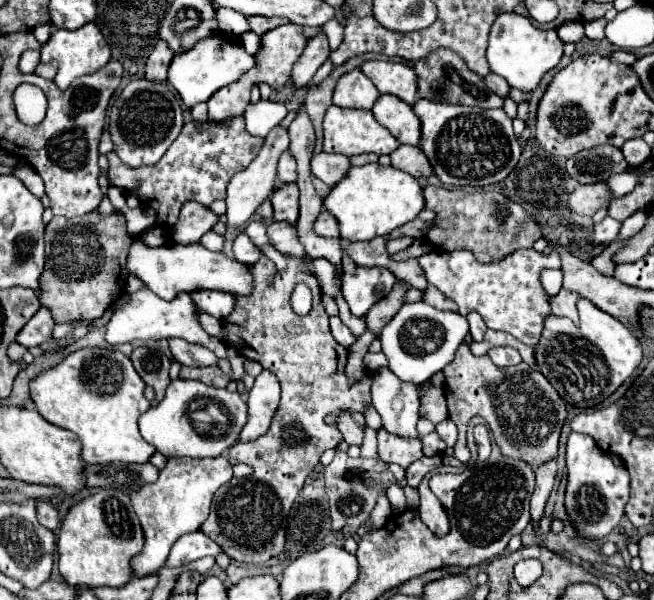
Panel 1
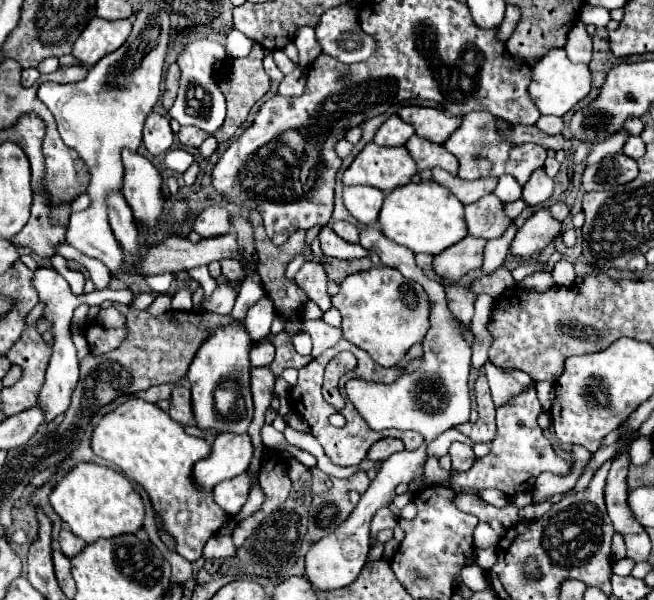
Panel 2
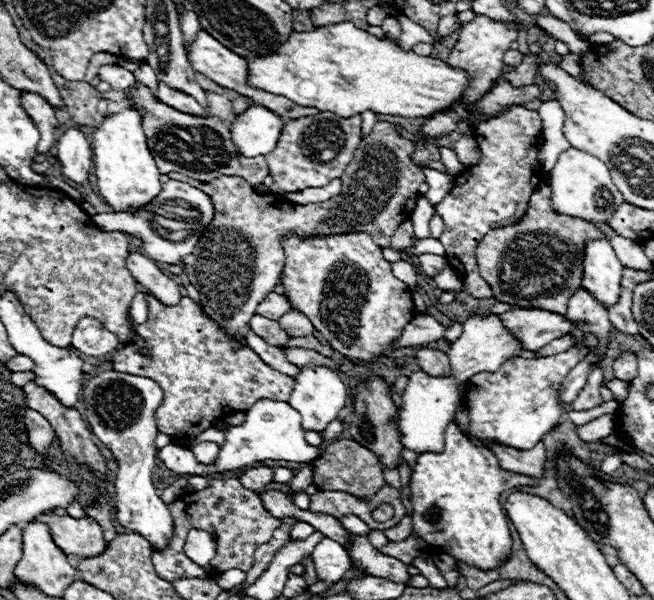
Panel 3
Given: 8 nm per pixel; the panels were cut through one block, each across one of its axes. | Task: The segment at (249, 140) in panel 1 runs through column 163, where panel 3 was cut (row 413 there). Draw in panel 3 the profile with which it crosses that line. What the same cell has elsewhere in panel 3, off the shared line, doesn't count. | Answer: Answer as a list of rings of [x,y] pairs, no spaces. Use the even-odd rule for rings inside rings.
[[[148,296],[148,320],[138,324],[138,334],[150,346],[152,356],[140,356],[130,346],[112,354],[112,366],[118,372],[146,376],[164,390],[164,402],[156,412],[160,432],[184,440],[212,428],[214,420],[234,410],[248,410],[262,398],[288,402],[294,390],[294,378],[270,368],[246,344],[240,346],[228,338],[224,328],[206,316],[200,306],[184,296],[178,306],[166,306]]]

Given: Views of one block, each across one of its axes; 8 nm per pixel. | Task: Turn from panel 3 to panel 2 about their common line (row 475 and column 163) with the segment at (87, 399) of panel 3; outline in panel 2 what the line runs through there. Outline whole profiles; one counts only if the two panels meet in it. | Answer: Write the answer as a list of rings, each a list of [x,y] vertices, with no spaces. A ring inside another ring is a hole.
[[[152,112],[144,124],[144,146],[146,146],[146,150],[152,156],[164,154],[166,150],[170,150],[172,142],[174,142],[174,132],[170,128],[168,118]]]

